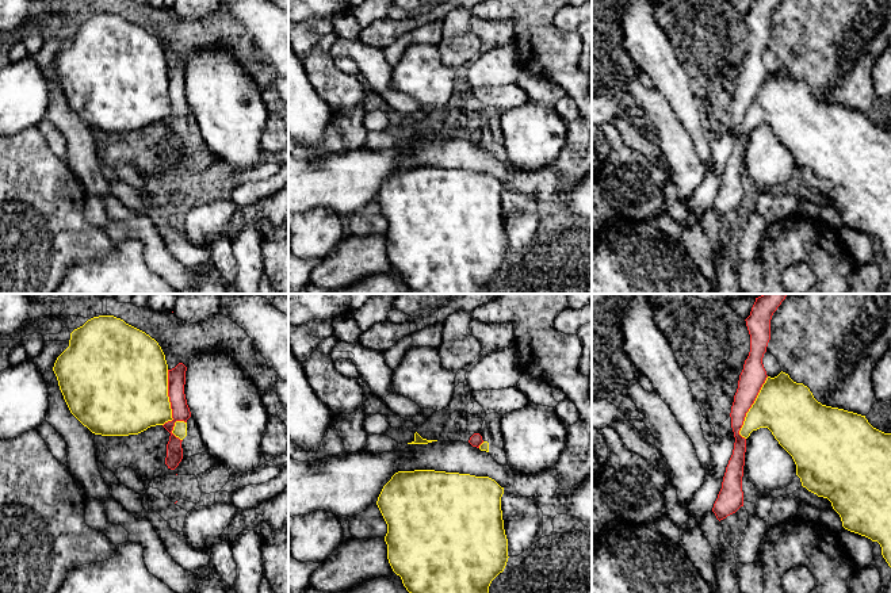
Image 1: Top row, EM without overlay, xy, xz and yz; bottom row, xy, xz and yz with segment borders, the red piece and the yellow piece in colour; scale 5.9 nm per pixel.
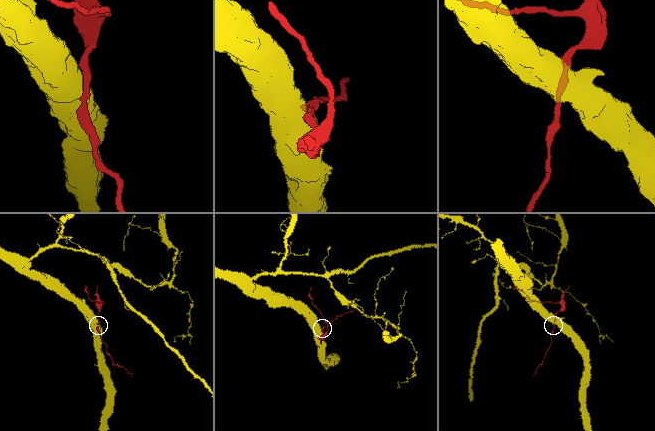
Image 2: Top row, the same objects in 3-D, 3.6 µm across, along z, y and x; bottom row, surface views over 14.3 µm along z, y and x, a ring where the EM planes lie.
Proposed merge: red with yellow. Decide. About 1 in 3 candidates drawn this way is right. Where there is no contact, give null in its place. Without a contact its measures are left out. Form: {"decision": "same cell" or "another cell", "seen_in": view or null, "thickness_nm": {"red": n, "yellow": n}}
{"decision": "another cell", "seen_in": "yz", "thickness_nm": {"red": 150, "yellow": 340}}

